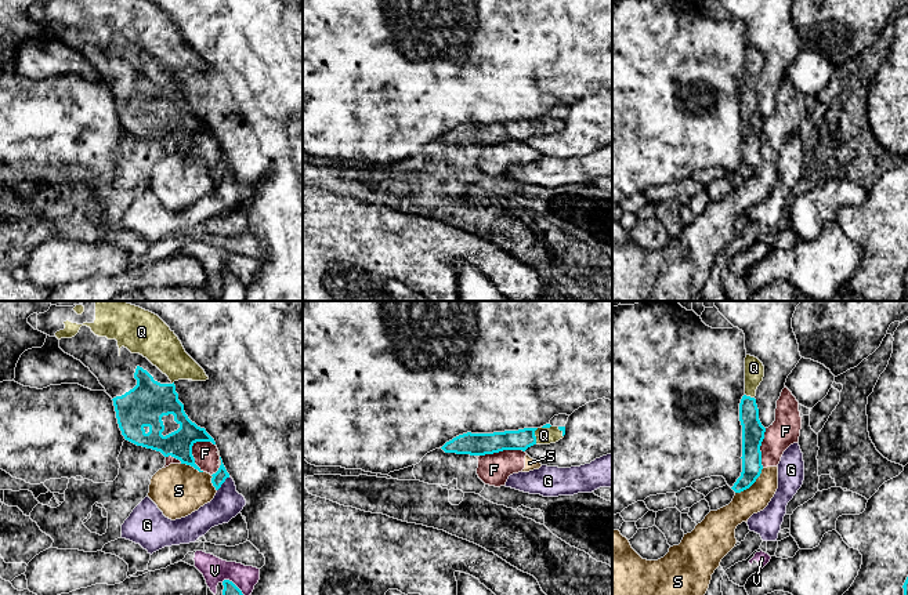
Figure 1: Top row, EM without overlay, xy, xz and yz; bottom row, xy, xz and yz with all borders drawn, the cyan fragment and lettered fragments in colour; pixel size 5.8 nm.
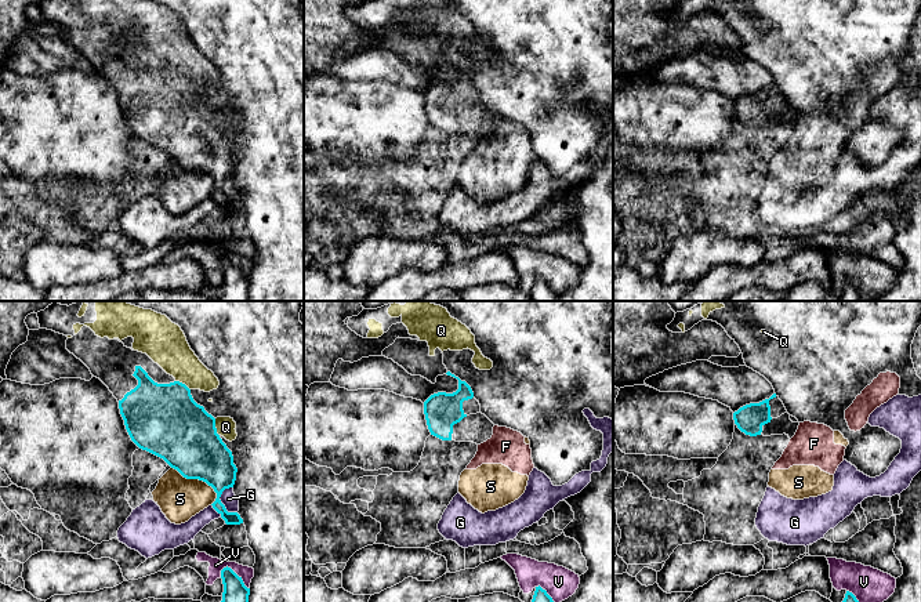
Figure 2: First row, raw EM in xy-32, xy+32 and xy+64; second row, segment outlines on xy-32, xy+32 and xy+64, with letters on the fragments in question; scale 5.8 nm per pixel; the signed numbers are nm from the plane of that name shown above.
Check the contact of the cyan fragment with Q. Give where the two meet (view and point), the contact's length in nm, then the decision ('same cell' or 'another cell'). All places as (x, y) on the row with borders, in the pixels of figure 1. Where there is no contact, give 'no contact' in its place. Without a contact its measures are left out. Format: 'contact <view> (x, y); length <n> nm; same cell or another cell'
contact xz (535, 436); length 100 nm; same cell

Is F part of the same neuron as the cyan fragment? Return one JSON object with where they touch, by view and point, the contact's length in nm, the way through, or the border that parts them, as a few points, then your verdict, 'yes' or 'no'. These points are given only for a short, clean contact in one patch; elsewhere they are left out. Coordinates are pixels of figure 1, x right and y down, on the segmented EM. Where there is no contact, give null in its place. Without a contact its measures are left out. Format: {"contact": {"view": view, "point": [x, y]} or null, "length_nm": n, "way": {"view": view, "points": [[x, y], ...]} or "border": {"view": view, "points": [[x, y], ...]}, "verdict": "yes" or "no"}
{"contact": {"view": "xy", "point": [192, 456]}, "length_nm": 190, "border": {"view": "xy", "points": [[196, 441], [192, 446], [192, 457], [203, 471]]}, "verdict": "no"}

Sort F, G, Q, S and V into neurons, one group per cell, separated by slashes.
F S / G / Q / V

